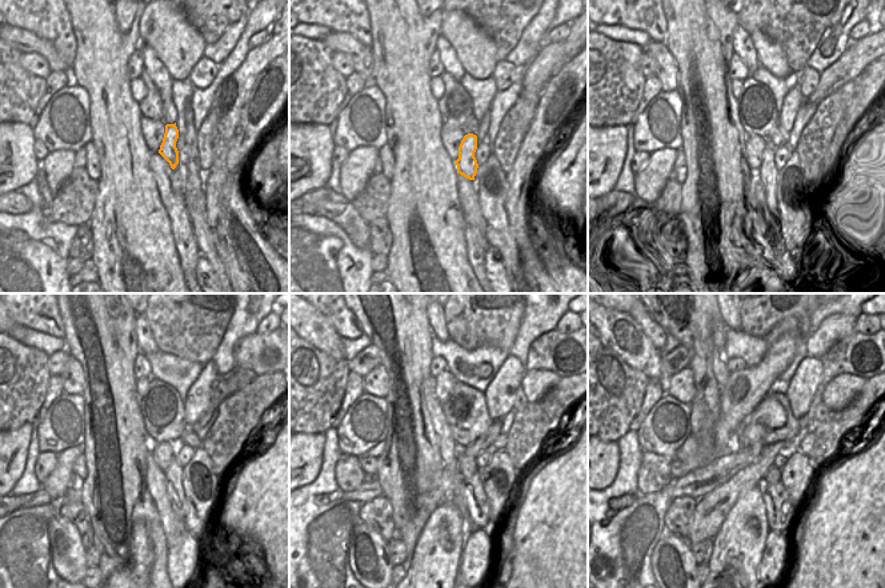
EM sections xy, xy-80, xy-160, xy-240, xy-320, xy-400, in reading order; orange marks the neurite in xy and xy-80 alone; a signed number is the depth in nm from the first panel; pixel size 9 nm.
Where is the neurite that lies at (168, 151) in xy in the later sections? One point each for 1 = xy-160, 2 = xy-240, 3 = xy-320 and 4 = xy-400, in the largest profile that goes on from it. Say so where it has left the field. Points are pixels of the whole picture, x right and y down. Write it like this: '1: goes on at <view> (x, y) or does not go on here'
1: goes on at xy-160 (768, 170)
2: goes on at xy-240 (173, 474)
3: goes on at xy-320 (475, 498)
4: goes on at xy-400 (779, 507)

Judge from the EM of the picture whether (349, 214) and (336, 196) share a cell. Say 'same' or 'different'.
different

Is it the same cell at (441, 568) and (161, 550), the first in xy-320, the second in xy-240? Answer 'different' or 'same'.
different

